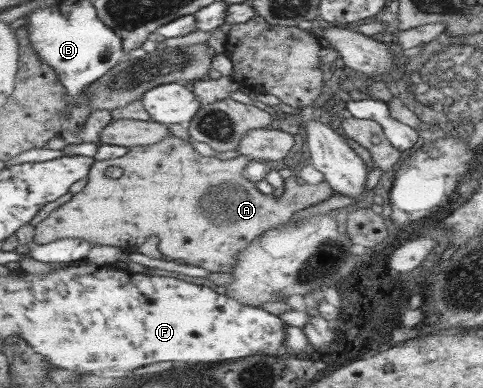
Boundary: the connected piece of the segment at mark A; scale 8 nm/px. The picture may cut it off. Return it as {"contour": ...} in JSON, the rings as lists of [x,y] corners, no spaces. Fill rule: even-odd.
{"contour":[[[176,136],[166,137],[153,145],[133,146],[123,157],[96,160],[82,192],[75,194],[69,202],[52,211],[36,226],[34,241],[37,245],[47,245],[60,239],[81,238],[89,240],[94,246],[123,248],[126,254],[136,251],[149,237],[155,235],[158,237],[158,249],[167,259],[184,260],[185,264],[202,267],[209,273],[232,273],[241,251],[247,250],[267,230],[282,227],[294,213],[336,194],[326,180],[323,184],[300,185],[292,178],[285,181],[282,193],[269,196],[259,189],[255,181],[245,177],[250,160],[241,155],[227,160],[206,157],[193,148],[192,142]],[[109,167],[120,167],[122,177],[109,179],[103,174]]]}

